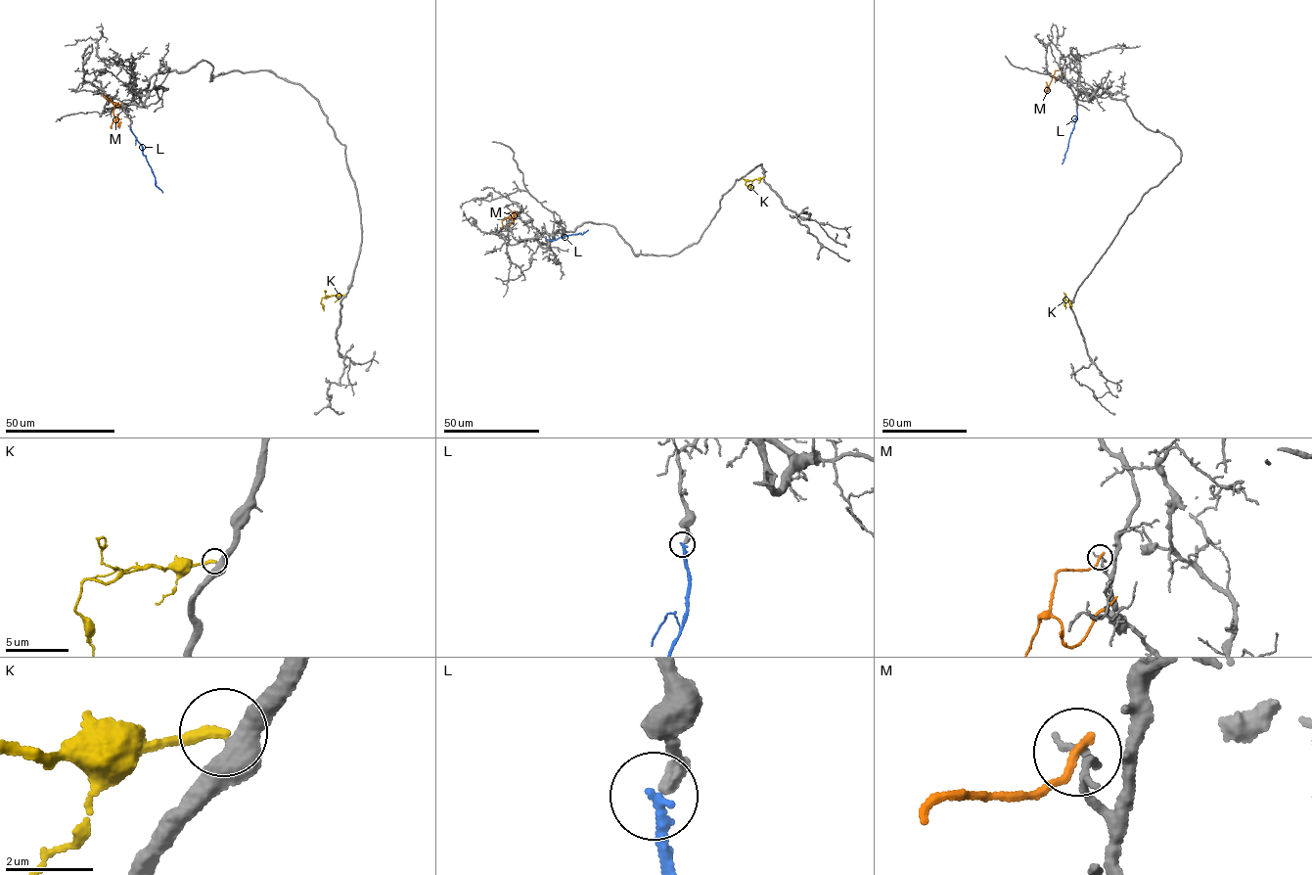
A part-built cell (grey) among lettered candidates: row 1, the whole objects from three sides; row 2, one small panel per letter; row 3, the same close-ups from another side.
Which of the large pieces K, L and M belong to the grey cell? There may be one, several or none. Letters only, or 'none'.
L

